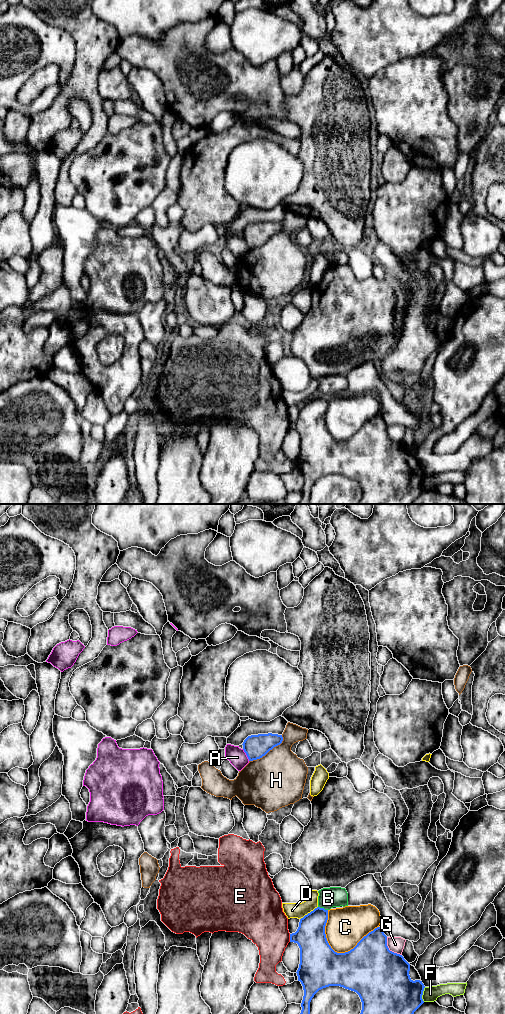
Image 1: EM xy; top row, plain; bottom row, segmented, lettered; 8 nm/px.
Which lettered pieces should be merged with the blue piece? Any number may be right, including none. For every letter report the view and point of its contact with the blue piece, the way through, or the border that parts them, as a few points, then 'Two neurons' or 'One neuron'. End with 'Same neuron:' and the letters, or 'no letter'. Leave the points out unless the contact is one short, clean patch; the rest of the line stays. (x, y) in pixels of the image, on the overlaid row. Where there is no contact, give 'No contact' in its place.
A: Touches blue at xy (246, 754). Boundary: xy (242, 749), (249, 760). Two neurons
B: Touches blue at xy (323, 908). Boundary: xy (318, 906), (327, 910). Two neurons
C: Touches blue at xy (348, 951). Two neurons
D: Touches blue at xy (308, 913). Two neurons
E: Touches blue at xy (290, 938). Two neurons
F: Touches blue at xy (422, 994). Two neurons
G: Touches blue at xy (388, 949). Two neurons
H: Touches blue at xy (268, 751). Two neurons
Same neuron: no letter

